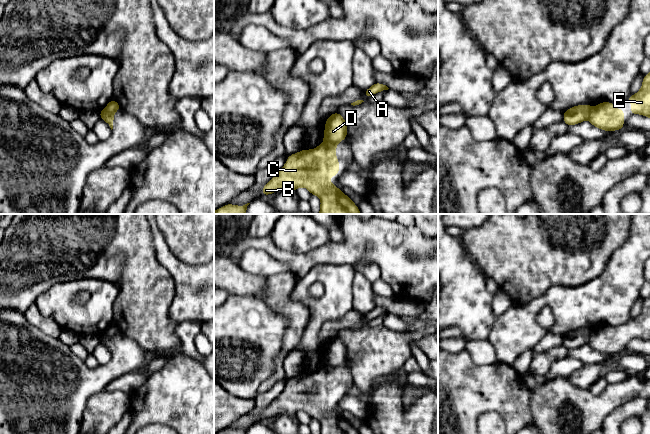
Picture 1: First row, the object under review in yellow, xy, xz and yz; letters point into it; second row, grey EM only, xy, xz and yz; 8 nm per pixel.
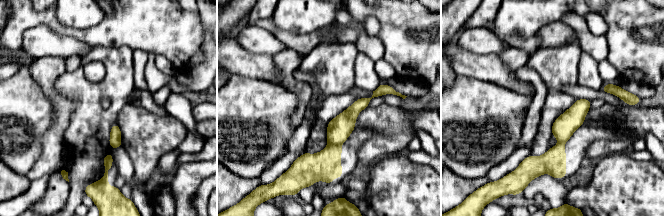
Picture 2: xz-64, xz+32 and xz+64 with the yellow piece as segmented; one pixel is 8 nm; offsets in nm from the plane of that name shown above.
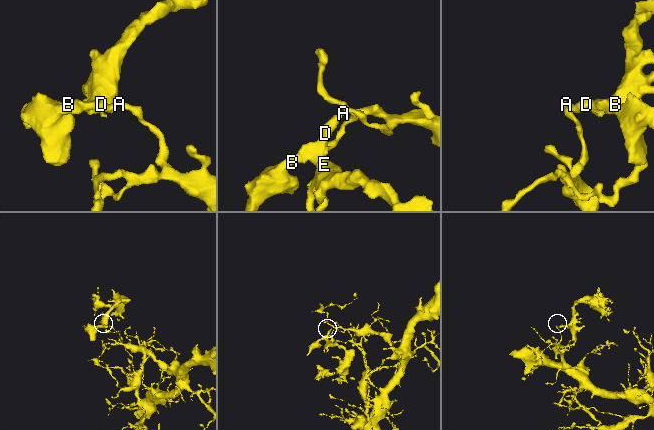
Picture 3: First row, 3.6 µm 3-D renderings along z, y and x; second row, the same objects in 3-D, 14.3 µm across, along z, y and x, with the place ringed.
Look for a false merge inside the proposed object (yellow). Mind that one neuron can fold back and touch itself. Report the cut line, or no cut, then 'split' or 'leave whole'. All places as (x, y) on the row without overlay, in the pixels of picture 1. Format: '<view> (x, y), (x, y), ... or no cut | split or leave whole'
xz (324, 364), (337, 367) | split

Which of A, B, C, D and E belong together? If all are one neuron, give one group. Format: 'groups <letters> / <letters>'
groups A D / B C E

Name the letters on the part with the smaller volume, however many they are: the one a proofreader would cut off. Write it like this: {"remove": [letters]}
{"remove": ["B", "C", "E"]}

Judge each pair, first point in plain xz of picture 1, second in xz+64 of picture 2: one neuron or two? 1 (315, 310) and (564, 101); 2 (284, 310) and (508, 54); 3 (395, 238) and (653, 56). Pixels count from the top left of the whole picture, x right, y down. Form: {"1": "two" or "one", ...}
{"1": "two", "2": "one", "3": "one"}

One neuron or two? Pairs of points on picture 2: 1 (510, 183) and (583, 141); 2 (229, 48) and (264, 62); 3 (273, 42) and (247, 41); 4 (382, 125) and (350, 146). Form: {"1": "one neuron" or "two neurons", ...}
{"1": "one neuron", "2": "one neuron", "3": "one neuron", "4": "two neurons"}

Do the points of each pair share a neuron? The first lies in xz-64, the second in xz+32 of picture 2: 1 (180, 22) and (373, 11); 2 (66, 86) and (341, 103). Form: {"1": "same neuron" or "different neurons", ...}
{"1": "same neuron", "2": "different neurons"}

